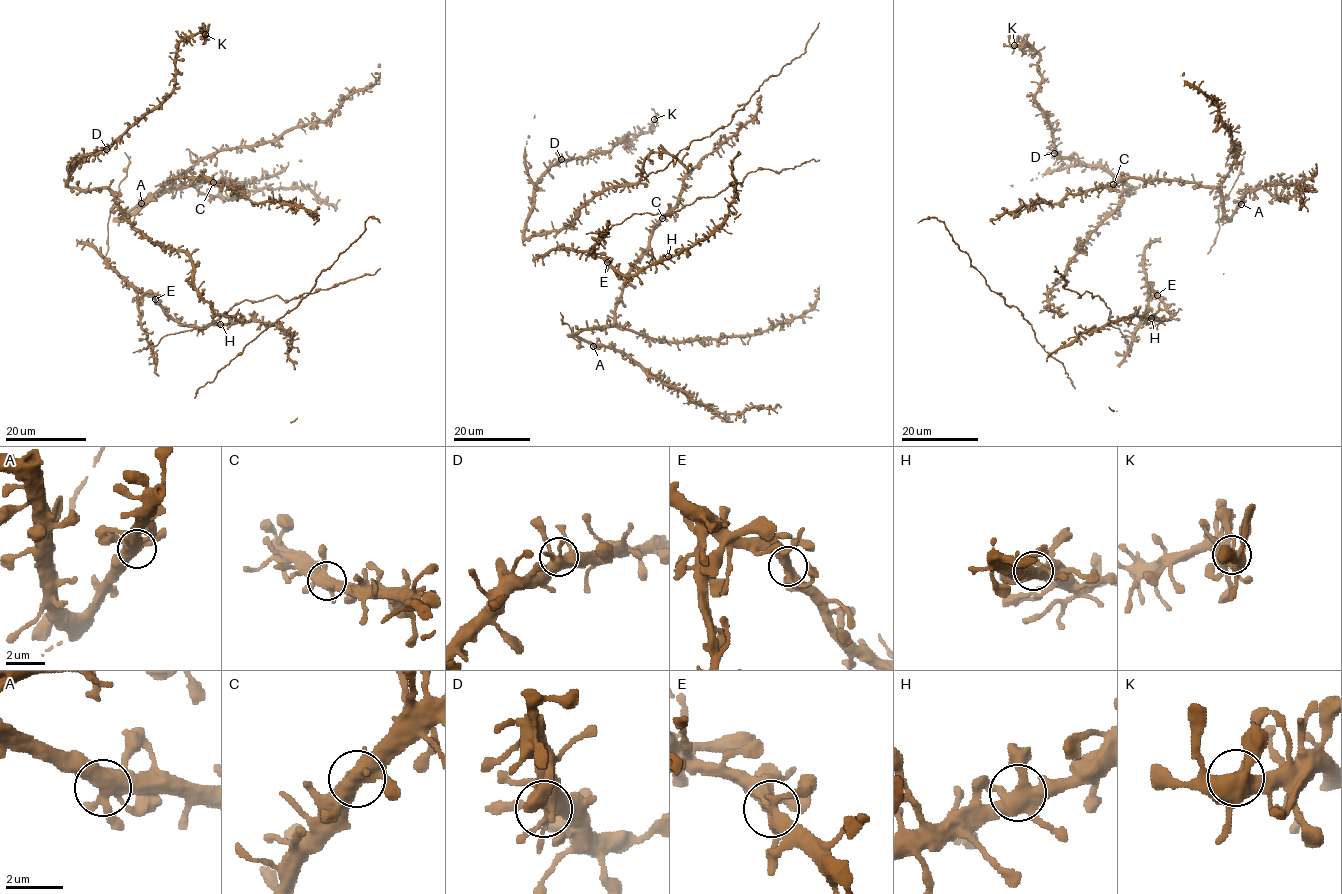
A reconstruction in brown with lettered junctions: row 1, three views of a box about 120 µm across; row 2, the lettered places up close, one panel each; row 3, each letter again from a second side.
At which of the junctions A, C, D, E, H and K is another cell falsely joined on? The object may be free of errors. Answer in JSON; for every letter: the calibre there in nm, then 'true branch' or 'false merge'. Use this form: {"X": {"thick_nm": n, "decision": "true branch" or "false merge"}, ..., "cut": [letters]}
{"A": {"thick_nm": 480, "decision": "true branch"}, "C": {"thick_nm": 460, "decision": "true branch"}, "D": {"thick_nm": 460, "decision": "true branch"}, "E": {"thick_nm": 440, "decision": "true branch"}, "H": {"thick_nm": 480, "decision": "true branch"}, "K": {"thick_nm": 480, "decision": "true branch"}, "cut": []}

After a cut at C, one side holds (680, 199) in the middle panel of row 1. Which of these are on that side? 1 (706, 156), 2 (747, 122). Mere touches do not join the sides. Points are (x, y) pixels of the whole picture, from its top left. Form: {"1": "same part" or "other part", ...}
{"1": "same part", "2": "same part"}

